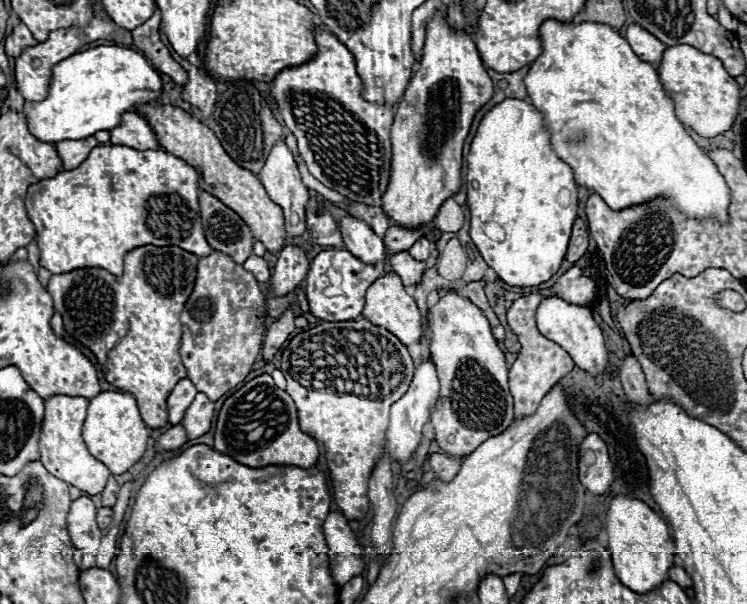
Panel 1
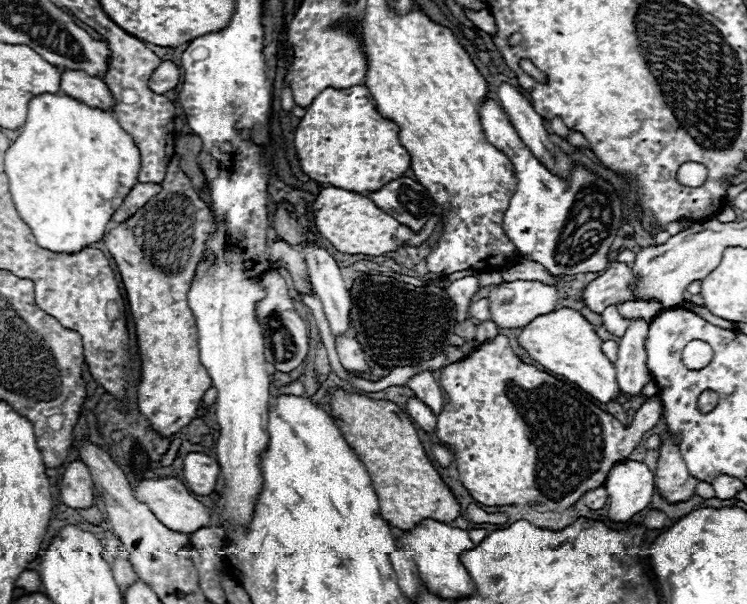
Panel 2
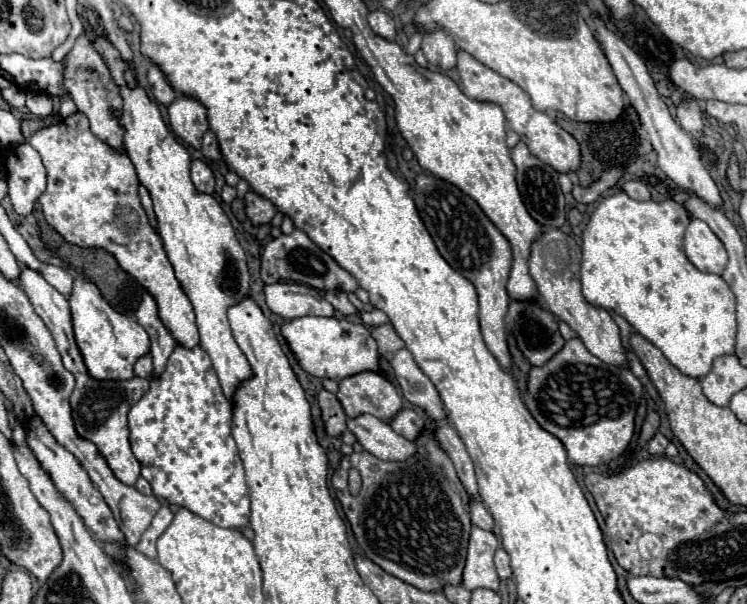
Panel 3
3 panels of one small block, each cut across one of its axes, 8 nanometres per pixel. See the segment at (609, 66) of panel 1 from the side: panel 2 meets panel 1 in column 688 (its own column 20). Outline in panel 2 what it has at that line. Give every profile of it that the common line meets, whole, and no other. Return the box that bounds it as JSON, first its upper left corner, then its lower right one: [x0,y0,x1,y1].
[4,94,140,254]

